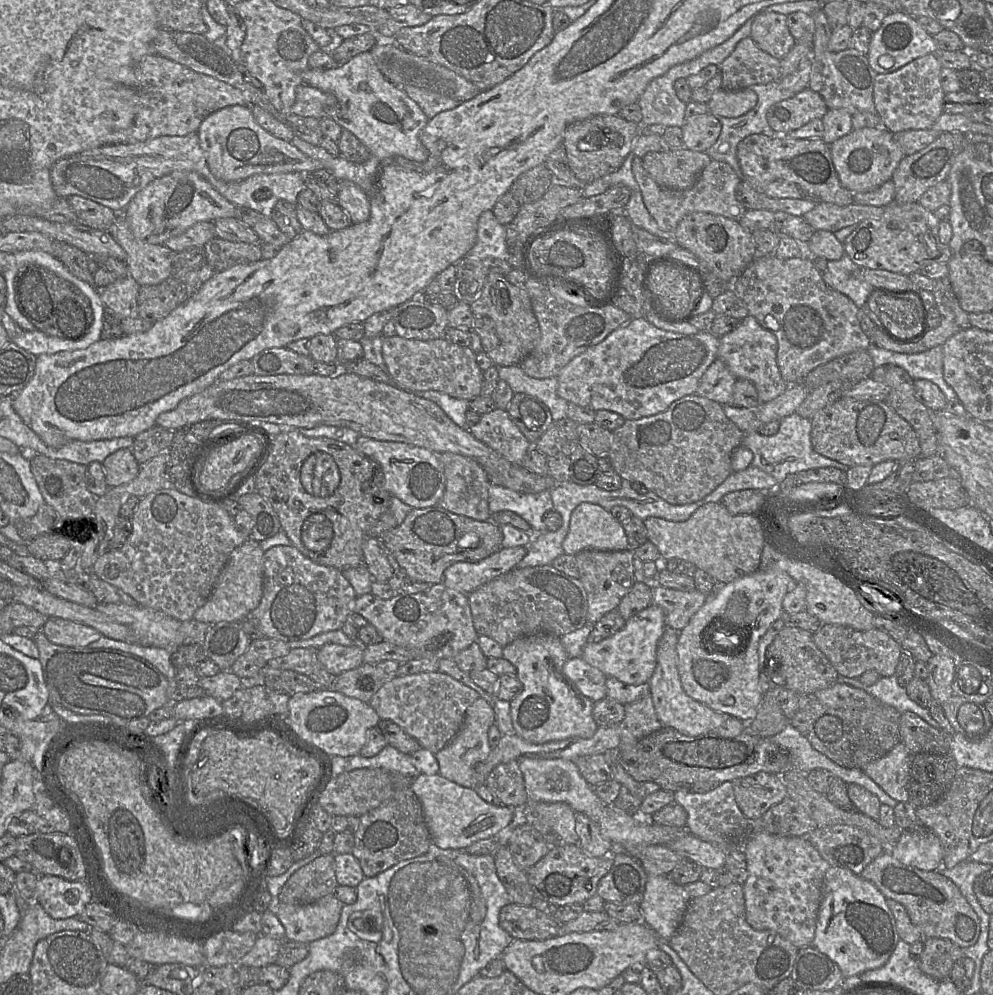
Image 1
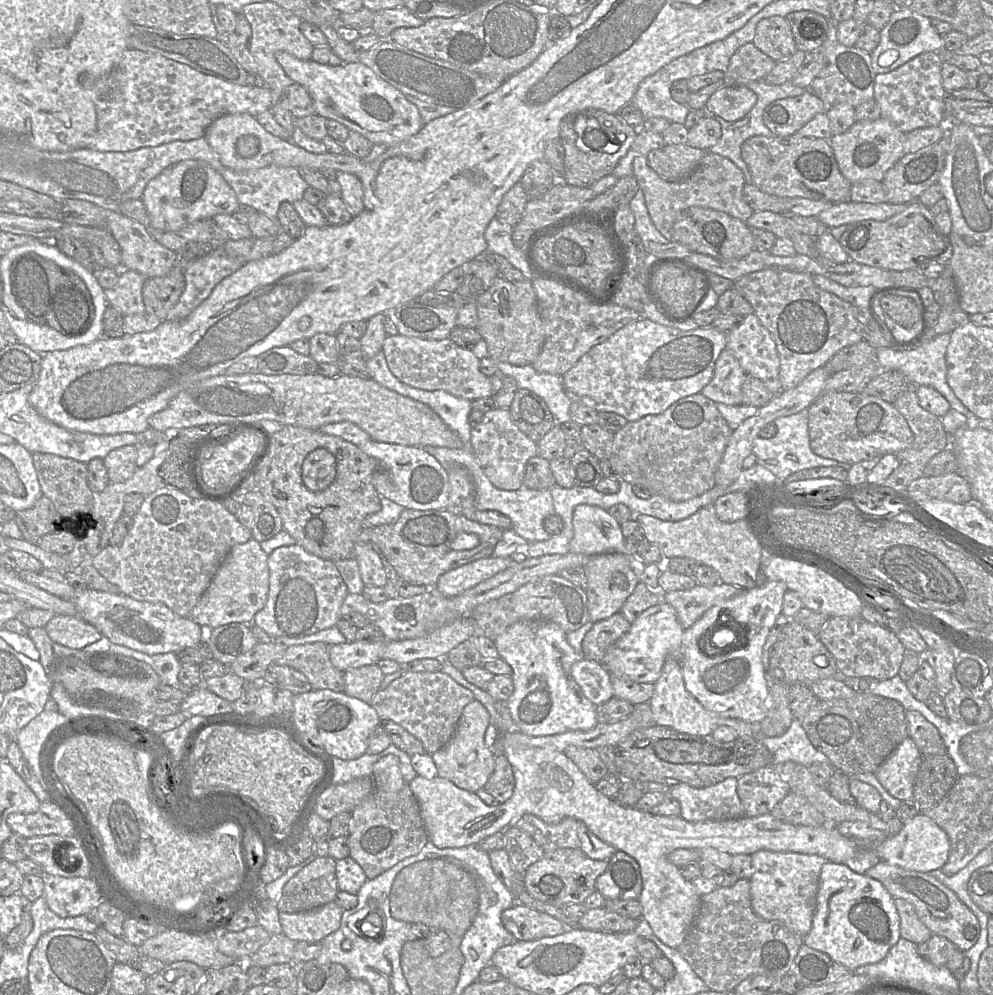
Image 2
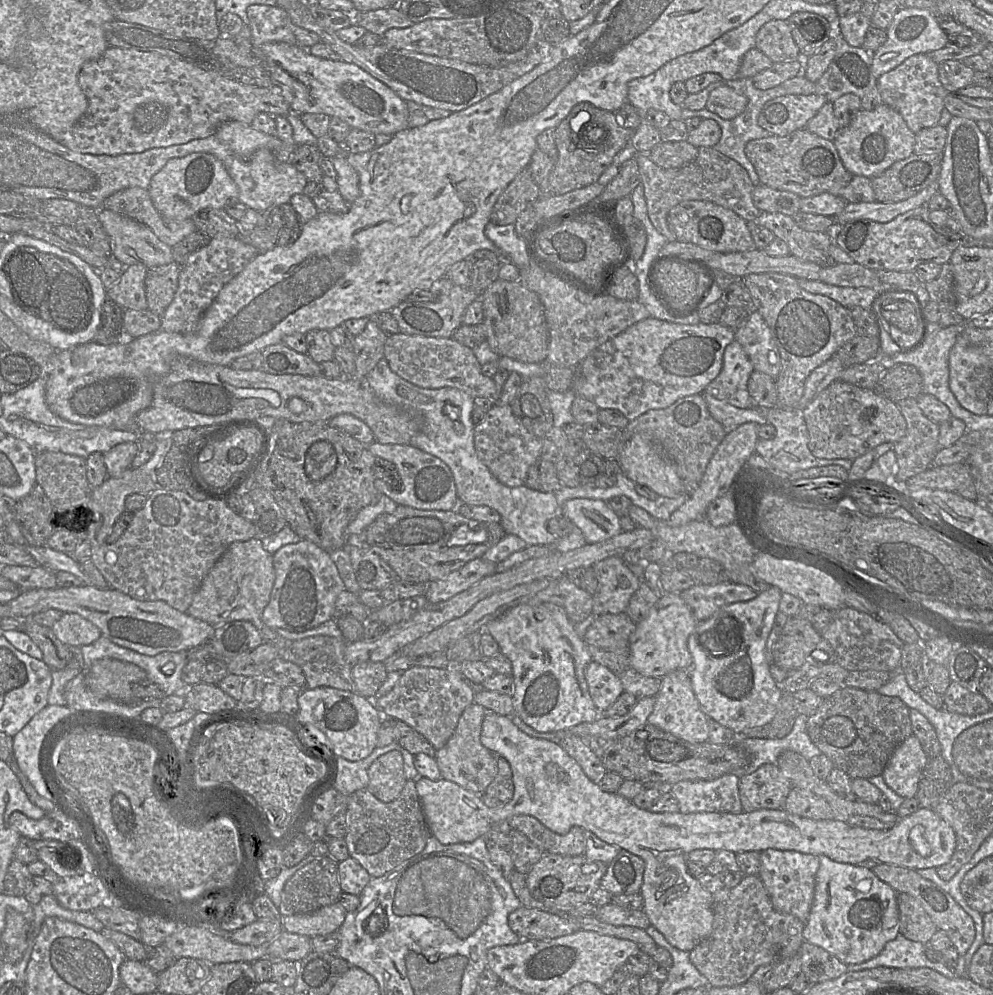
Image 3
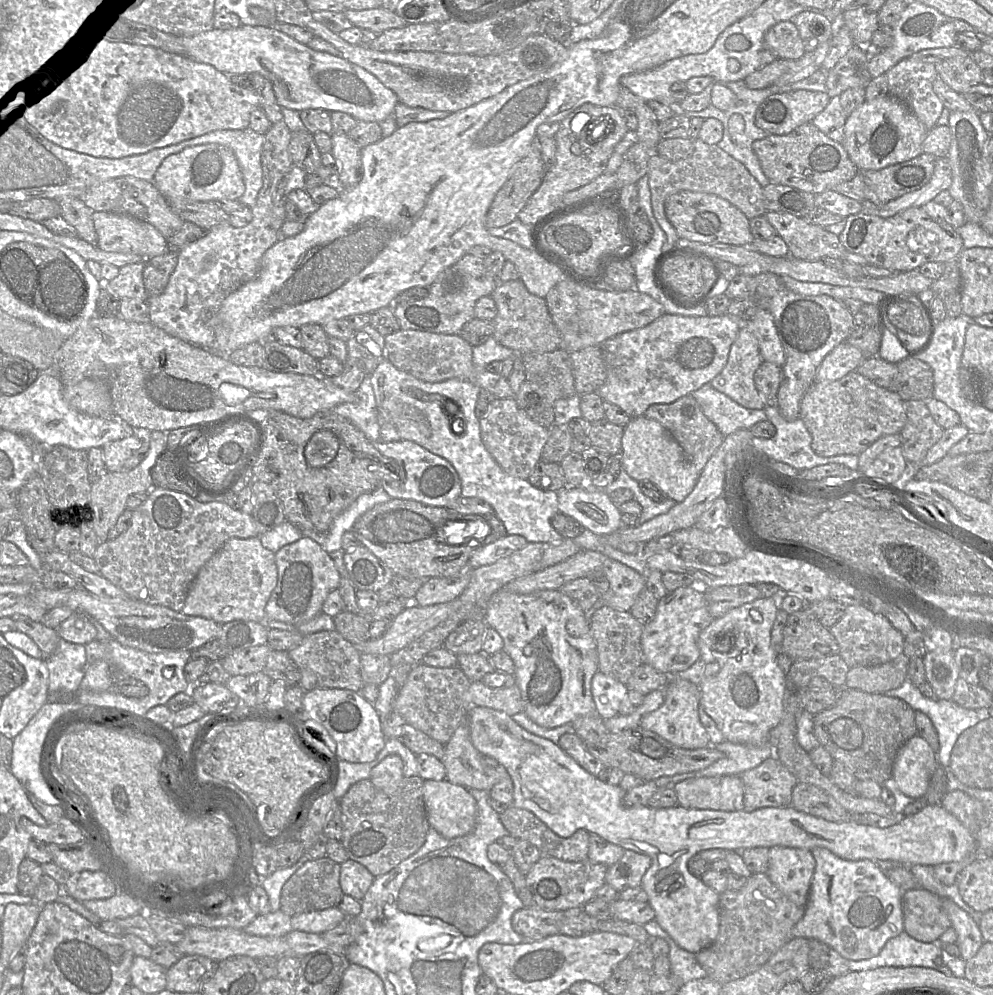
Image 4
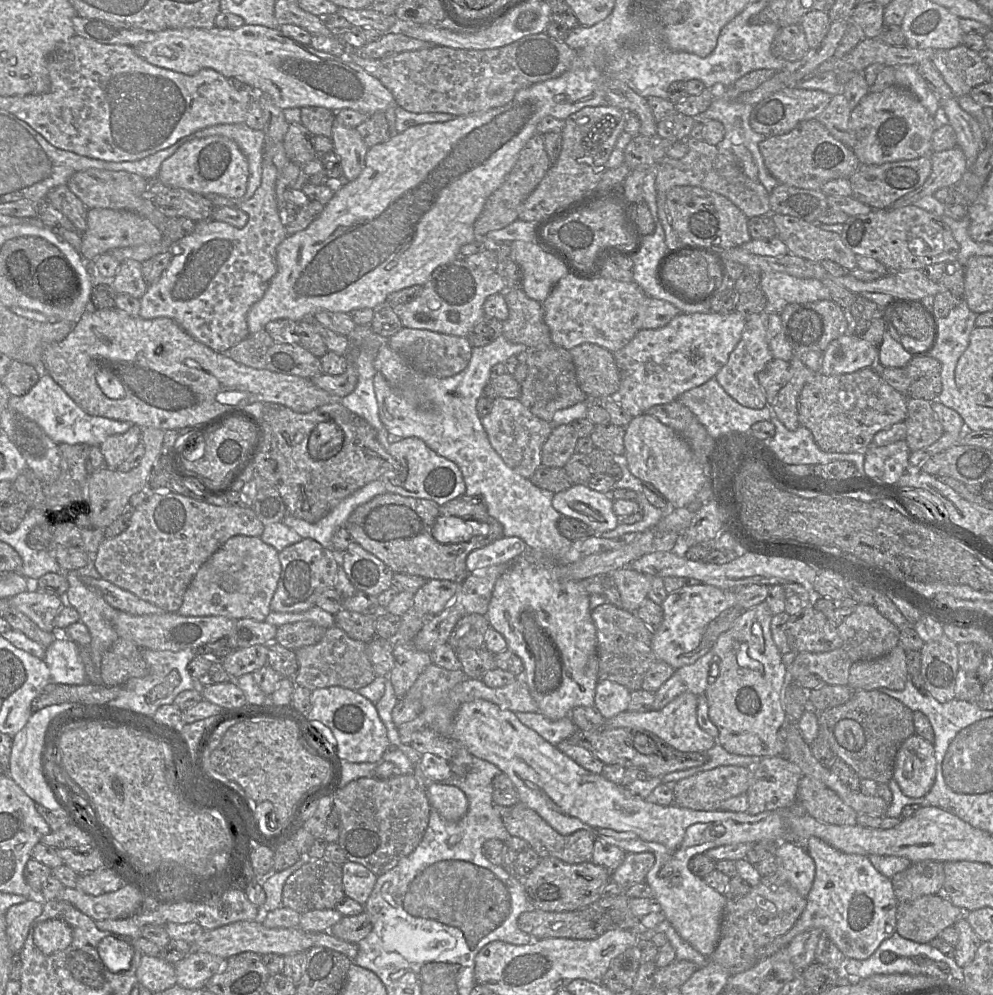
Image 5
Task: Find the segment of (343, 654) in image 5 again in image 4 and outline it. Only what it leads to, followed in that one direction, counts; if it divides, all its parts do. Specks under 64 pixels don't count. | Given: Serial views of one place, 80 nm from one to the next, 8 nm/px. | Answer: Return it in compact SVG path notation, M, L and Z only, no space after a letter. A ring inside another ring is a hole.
M336 630L305 635L297 647L288 651L288 655L300 670L301 679L297 685L304 691L338 688L360 692L365 686L360 667L361 653Z

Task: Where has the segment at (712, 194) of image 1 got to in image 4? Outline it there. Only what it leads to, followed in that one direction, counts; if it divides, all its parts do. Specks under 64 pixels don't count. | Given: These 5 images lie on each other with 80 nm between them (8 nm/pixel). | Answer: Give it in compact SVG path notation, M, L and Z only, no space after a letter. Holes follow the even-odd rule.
M699 138L693 140L694 151L691 156L679 161L671 161L652 152L648 161L647 176L651 192L651 204L654 217L666 234L667 246L680 243L680 238L666 216L667 198L679 191L693 191L715 194L745 214L748 219L764 215L763 187L749 172L743 163L720 149L717 144L707 144Z

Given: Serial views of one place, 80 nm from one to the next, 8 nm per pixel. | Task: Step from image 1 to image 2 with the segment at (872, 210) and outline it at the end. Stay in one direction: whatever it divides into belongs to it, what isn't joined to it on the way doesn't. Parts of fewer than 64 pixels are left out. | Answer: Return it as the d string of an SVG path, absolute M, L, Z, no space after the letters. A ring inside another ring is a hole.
M864 202L834 203L817 217L827 227L837 227L864 220L884 221L904 211L910 203L891 204L887 202L872 204Z

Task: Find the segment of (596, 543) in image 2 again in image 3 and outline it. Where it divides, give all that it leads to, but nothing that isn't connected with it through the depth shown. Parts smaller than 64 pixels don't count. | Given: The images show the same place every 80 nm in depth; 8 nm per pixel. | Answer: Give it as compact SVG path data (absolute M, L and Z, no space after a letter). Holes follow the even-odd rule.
M570 499L565 502L562 514L582 531L588 544L607 540L622 532L620 517L603 500Z

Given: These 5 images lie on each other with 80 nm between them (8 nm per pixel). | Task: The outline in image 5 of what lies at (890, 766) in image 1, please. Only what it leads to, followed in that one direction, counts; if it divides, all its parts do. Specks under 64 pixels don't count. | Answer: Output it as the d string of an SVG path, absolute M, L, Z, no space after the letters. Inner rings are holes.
M917 734L906 739L896 755L893 778L906 796L925 796L936 779L934 744Z

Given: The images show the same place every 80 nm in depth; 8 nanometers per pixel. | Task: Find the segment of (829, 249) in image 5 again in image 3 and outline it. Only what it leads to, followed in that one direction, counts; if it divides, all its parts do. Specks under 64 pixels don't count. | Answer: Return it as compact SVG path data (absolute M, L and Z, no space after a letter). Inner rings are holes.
M761 212L753 221L773 232L785 241L790 255L801 260L815 262L828 255L833 243L826 232L806 231L799 227L791 216L783 213Z

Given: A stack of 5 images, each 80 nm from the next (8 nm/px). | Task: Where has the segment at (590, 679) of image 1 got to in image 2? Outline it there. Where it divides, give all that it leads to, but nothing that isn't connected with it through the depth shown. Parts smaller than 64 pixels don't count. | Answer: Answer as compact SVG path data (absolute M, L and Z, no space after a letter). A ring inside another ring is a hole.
M583 658L572 664L571 674L586 698L596 706L614 697L612 675L601 663Z

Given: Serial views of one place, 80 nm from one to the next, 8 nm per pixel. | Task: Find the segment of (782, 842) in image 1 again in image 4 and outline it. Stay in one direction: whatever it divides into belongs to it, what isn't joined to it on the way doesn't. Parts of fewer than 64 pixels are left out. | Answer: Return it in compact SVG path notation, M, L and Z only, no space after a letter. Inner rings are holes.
M774 846L769 849L766 875L790 901L805 907L815 867L810 850Z

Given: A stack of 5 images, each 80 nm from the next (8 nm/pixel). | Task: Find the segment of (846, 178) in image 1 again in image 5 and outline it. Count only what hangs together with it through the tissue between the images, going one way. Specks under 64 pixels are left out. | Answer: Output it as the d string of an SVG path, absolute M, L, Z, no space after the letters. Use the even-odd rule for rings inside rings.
M895 84L880 92L869 92L853 108L850 124L856 134L856 144L852 150L861 164L880 165L911 160L930 156L933 152L934 117L909 90Z

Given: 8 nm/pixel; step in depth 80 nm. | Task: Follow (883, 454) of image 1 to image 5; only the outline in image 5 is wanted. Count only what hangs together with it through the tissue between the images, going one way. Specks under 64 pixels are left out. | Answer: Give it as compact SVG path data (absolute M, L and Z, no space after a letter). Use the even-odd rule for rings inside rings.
M874 367L852 373L816 373L804 385L797 403L800 425L811 431L825 452L865 453L875 434L907 417L908 397L887 384Z

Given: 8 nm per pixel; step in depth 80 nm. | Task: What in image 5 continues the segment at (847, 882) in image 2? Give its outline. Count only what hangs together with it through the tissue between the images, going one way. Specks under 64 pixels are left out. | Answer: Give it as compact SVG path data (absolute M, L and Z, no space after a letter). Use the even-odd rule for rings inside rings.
M810 837L805 849L815 863L815 877L806 897L806 908L794 926L758 952L758 962L784 949L797 935L811 929L825 932L846 958L865 960L873 955L878 946L896 931L898 900L891 879L882 875L867 856L841 852L817 837Z

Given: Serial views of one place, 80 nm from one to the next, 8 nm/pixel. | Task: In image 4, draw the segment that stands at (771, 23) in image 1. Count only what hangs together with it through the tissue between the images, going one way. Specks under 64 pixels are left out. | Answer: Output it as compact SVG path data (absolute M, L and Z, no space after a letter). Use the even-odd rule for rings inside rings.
M782 21L772 26L764 36L765 50L770 50L778 59L797 60L805 54L799 31L793 21Z

